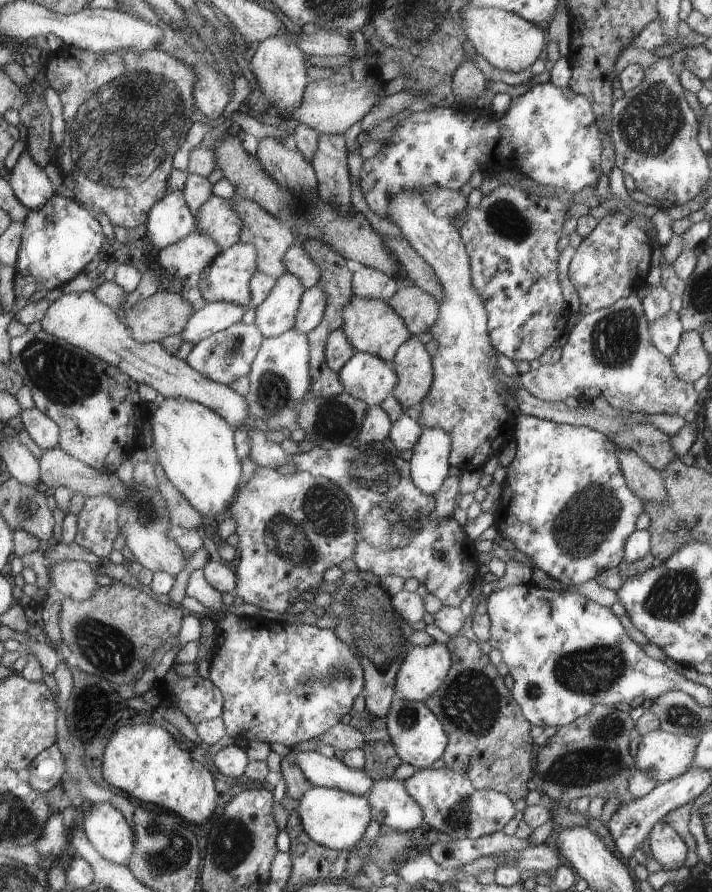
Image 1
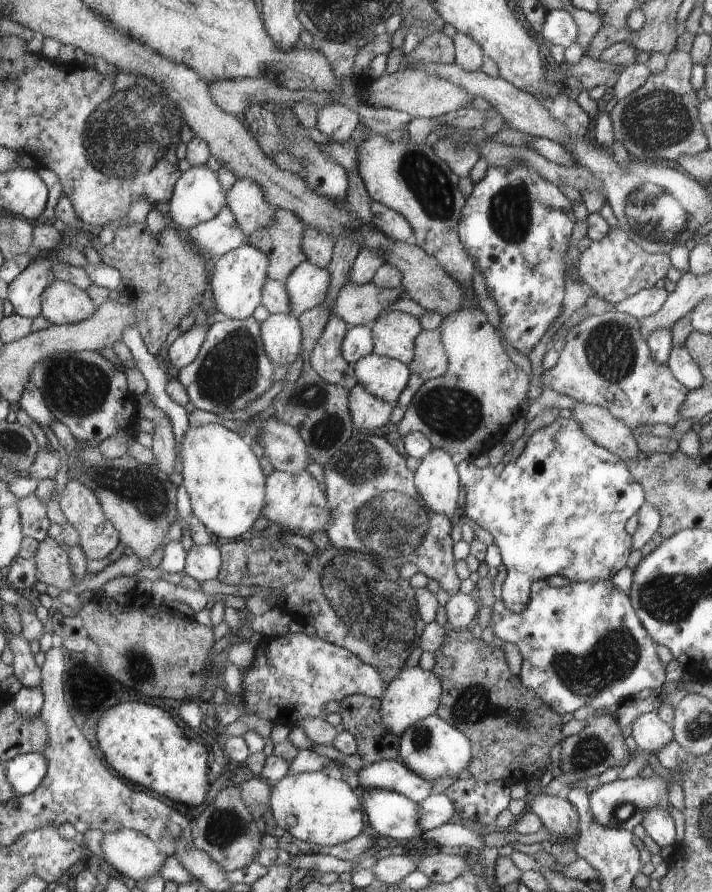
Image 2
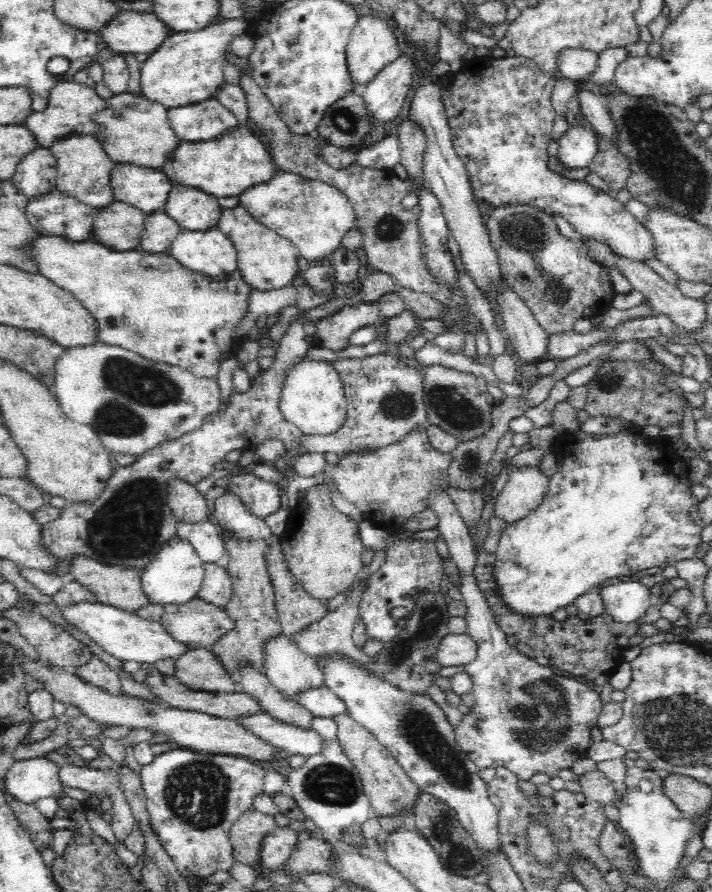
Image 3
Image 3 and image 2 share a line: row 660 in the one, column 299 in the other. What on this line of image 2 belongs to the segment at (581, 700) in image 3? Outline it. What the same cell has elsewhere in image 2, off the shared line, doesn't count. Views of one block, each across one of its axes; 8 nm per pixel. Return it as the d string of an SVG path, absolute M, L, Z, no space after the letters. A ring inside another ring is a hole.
M274 470L270 474L266 482L266 506L261 516L283 526L286 534L299 534L308 538L310 534L325 532L332 513L328 495L320 488L320 484L309 471L294 474Z

